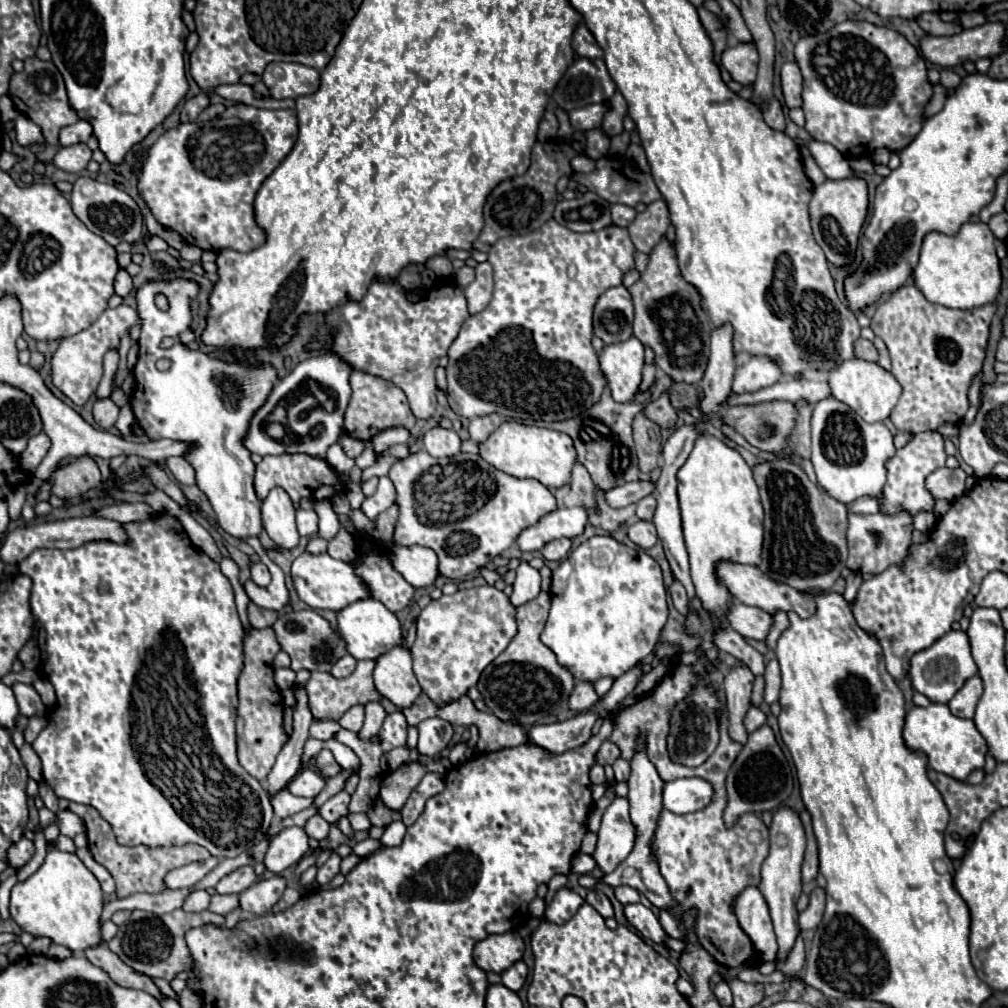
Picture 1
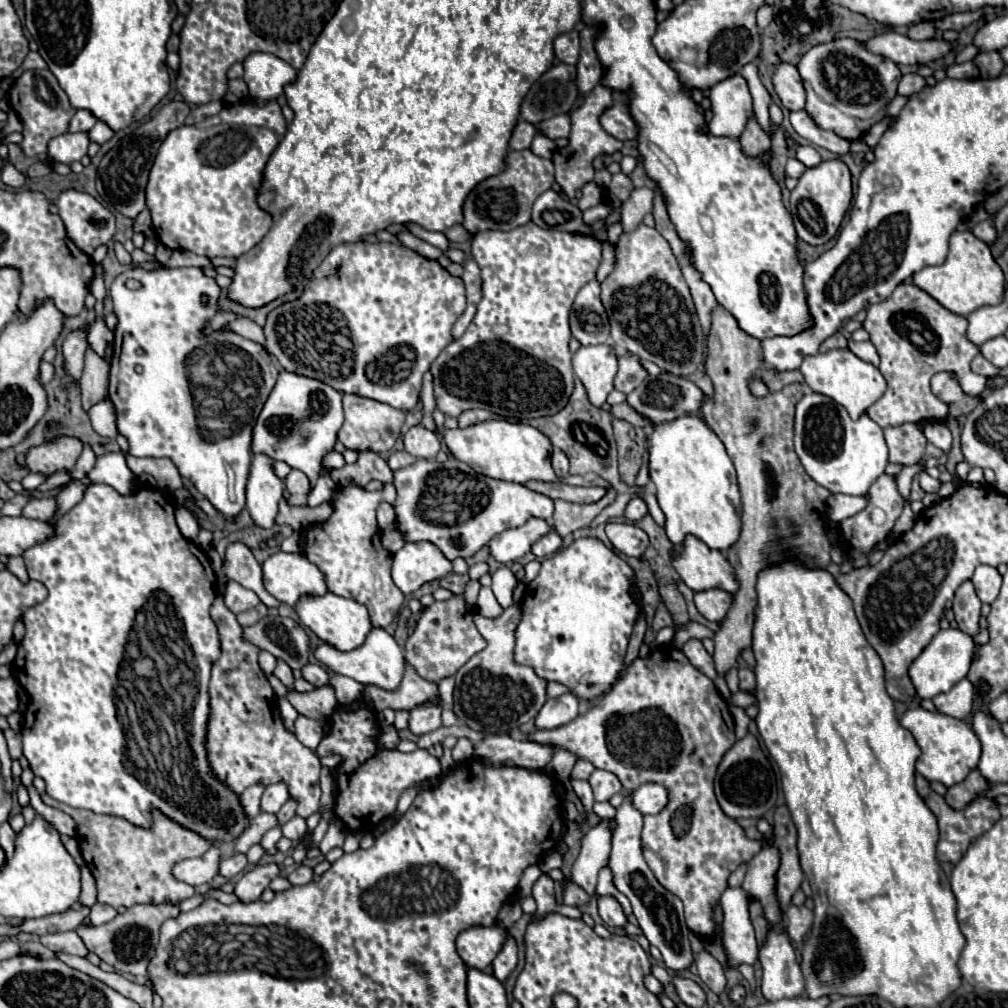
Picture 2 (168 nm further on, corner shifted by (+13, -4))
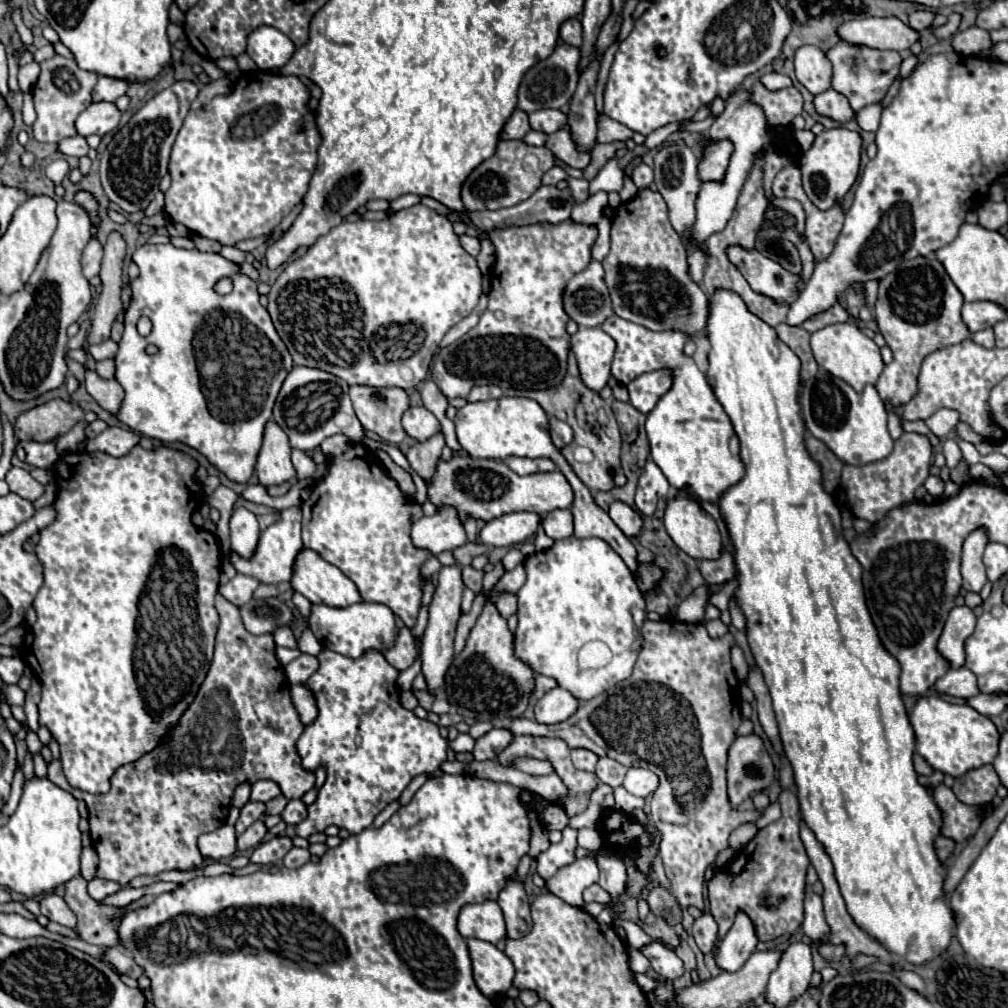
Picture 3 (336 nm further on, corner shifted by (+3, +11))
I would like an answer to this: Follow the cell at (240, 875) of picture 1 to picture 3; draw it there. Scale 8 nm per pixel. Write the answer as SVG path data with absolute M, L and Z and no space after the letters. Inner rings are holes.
M256 821L252 823L242 835L238 835L238 851L248 851L248 849L254 849L262 843L266 835L266 827L262 821Z

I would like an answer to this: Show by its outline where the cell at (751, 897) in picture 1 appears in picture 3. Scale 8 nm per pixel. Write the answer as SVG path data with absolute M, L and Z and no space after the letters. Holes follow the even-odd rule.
M738 911L732 929L726 933L718 947L716 965L724 971L738 971L756 951L756 945L758 937L752 919L744 911Z

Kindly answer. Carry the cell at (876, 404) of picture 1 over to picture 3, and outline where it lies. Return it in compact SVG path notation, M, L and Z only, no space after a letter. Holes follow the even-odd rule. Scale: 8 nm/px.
M836 323L812 333L810 345L816 363L834 377L846 381L858 393L862 393L866 385L874 385L884 369L880 347L870 337L866 337L854 323Z

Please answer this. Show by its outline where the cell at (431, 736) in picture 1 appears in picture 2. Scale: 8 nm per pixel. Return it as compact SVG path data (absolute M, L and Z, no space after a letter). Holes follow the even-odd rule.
M426 702L422 706L412 708L410 712L410 730L414 734L426 734L440 726L440 710L438 702Z

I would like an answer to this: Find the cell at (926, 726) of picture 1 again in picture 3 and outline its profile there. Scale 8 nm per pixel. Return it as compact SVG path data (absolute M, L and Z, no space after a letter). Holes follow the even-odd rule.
M938 695L920 697L910 713L916 733L916 751L938 771L960 777L970 769L992 763L998 753L998 731L994 723L968 705L956 705Z

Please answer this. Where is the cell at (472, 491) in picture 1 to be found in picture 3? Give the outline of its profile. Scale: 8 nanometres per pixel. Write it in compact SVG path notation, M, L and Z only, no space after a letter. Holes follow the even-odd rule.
M452 455L452 459L444 461L440 459L436 465L434 475L430 477L430 481L426 481L426 489L428 489L428 501L436 507L454 507L458 511L458 517L462 523L466 523L468 519L482 519L482 521L492 521L504 513L514 513L514 511L534 511L538 515L550 513L554 509L568 509L574 493L568 485L568 481L564 479L564 475L560 471L554 473L534 473L534 475L516 475L512 473L512 469L508 469L508 465L504 465L502 461L494 461L494 459L474 459L470 455Z

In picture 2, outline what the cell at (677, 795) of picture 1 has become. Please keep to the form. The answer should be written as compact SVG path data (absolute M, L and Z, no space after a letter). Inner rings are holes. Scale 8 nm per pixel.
M642 784L632 792L632 806L642 814L660 812L666 806L666 788L660 784Z

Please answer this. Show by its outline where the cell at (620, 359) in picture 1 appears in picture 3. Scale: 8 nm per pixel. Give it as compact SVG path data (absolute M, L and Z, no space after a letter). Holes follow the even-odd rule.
M580 327L578 333L570 337L570 345L578 359L584 385L592 391L602 391L612 375L610 365L616 341L600 327Z

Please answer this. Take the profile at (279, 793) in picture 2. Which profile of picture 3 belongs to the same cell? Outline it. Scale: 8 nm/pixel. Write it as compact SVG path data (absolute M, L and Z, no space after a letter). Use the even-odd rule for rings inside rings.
M264 779L264 781L256 781L254 785L252 785L252 795L250 795L250 799L252 801L270 801L270 799L274 799L274 797L278 797L280 795L280 787L276 785L276 781L268 781L268 779Z

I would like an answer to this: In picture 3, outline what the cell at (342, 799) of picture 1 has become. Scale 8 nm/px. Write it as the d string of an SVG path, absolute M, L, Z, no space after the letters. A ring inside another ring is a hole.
M216 593L216 611L220 615L220 627L216 635L214 661L198 695L194 697L194 703L182 715L178 727L170 733L168 751L164 743L140 761L120 767L112 777L112 787L106 795L80 793L68 785L60 761L52 761L48 765L48 779L60 789L72 793L76 799L84 799L88 805L92 845L100 857L96 877L100 879L116 881L126 887L140 875L154 877L174 869L200 869L204 859L198 851L196 839L202 833L212 833L226 823L234 789L244 781L256 783L260 779L272 779L280 785L288 799L302 799L302 795L316 785L316 775L308 773L308 769L300 765L300 755L296 753L296 741L300 733L304 733L304 725L292 705L284 667L274 655L276 645L272 635L248 633L240 621L240 609L220 597L220 593Z

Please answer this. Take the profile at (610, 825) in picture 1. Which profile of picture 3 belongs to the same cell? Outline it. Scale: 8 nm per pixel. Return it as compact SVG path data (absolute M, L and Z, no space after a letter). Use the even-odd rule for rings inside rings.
M592 855L576 859L572 865L562 867L552 879L546 881L546 887L550 893L566 901L568 905L582 907L582 891L596 883L600 877L600 869L596 865L596 859Z

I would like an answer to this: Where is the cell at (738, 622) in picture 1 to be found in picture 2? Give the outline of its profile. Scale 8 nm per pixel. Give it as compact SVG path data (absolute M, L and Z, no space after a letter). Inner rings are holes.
M710 588L694 594L694 602L698 612L710 620L718 622L722 616L726 616L726 608L730 608L730 592L720 590L720 588Z

